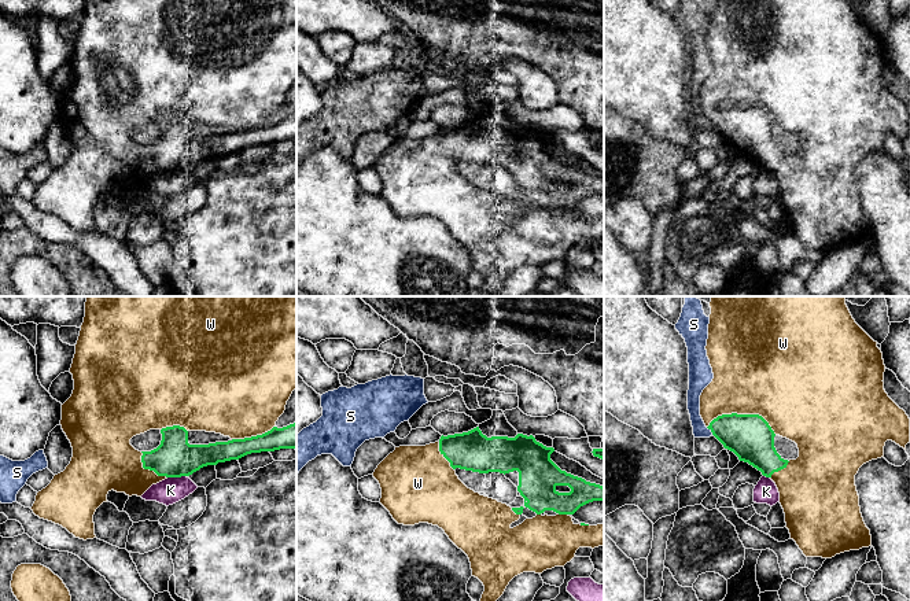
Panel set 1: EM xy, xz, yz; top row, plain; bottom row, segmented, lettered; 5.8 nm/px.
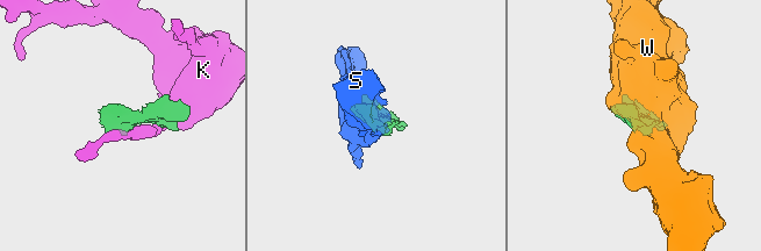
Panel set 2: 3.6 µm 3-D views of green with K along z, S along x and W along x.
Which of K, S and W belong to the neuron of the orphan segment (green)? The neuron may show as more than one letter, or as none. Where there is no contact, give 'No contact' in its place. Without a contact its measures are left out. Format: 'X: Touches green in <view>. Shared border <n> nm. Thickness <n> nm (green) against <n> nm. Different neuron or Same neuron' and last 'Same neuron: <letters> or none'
K: Touches green in xy. Shared border 110 nm. Thickness 240 nm (green) against 150 nm. Different neuron
S: Touches green in yz. Shared border 80 nm. Thickness 260 nm (green) against 80 nm. Different neuron
W: Touches green in yz. Shared border 420 nm. Thickness 260 nm (green) against 480 nm. Same neuron
Same neuron: W

